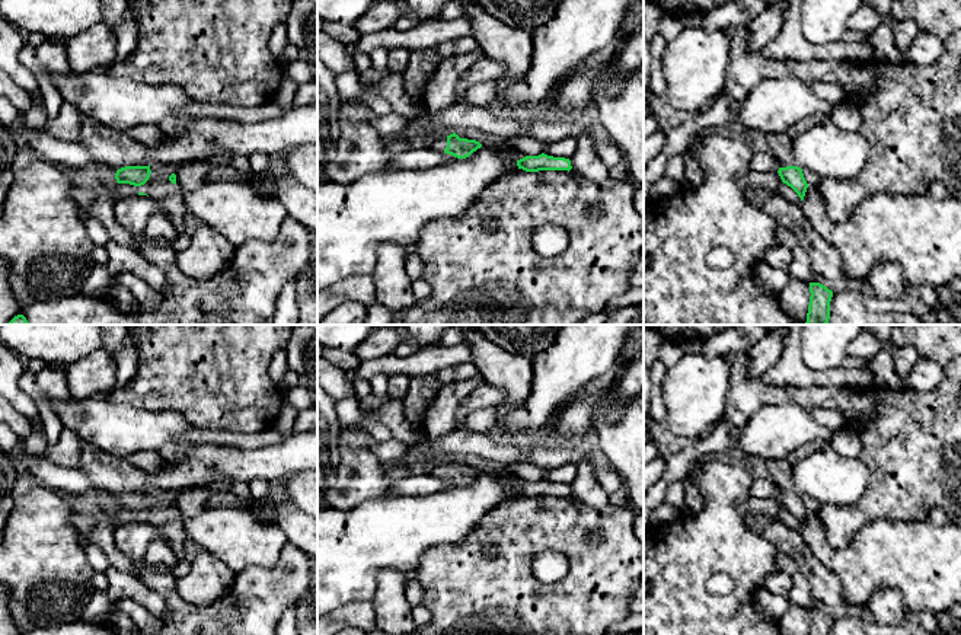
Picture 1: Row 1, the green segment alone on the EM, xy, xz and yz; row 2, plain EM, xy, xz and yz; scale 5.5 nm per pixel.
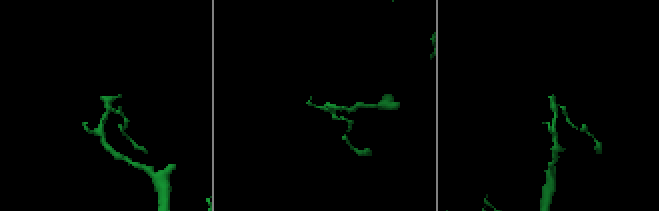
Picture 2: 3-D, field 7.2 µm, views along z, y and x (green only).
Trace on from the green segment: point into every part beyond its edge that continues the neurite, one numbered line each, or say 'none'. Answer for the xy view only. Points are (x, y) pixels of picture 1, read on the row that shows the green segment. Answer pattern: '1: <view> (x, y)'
1: xy (115, 149)

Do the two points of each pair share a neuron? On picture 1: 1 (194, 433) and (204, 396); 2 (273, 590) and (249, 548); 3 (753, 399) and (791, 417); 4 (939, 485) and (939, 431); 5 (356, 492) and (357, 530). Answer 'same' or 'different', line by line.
1: different
2: different
3: different
4: same
5: different

